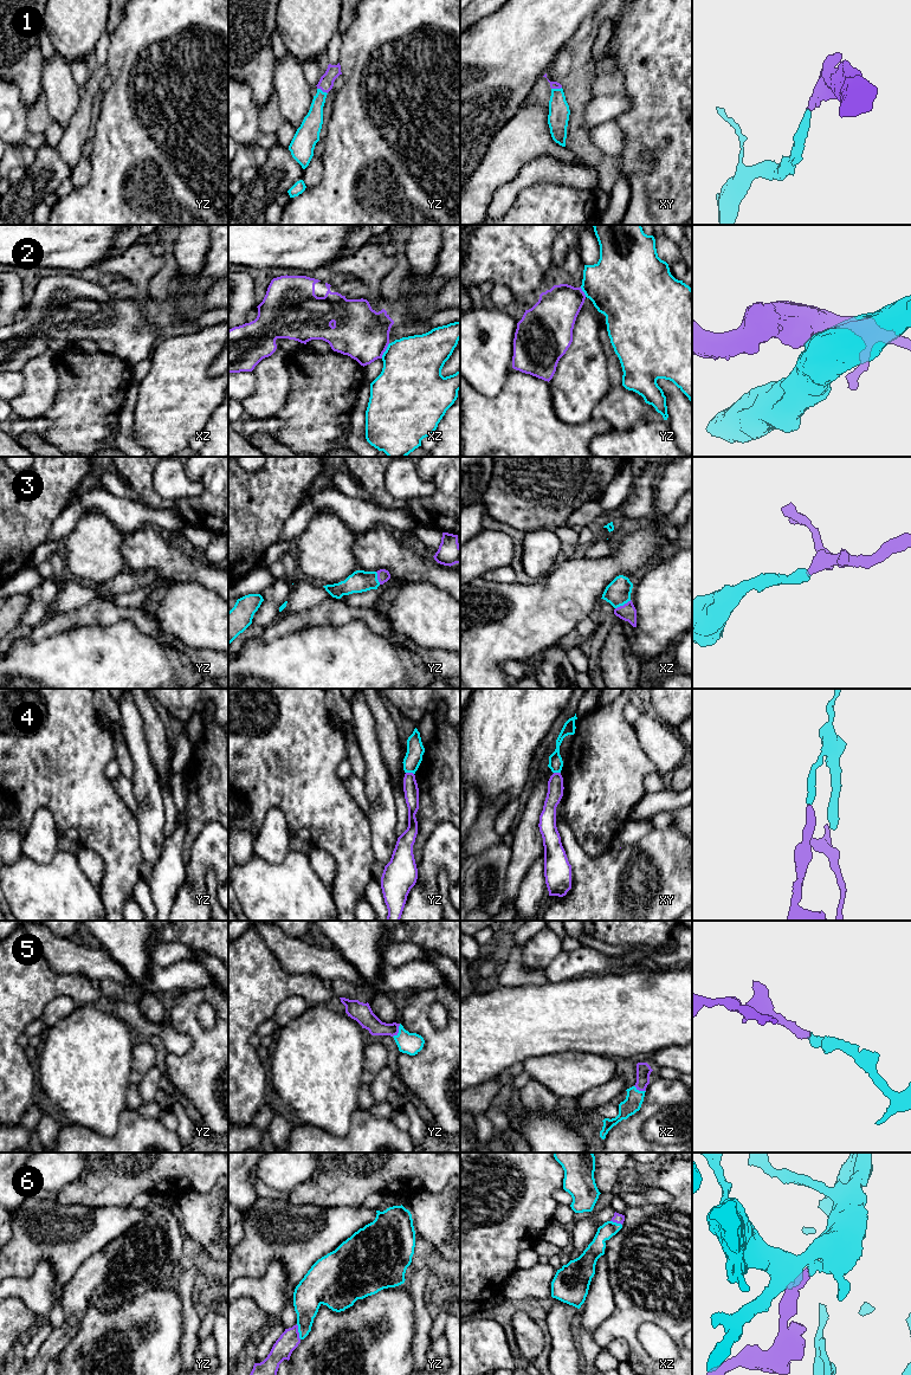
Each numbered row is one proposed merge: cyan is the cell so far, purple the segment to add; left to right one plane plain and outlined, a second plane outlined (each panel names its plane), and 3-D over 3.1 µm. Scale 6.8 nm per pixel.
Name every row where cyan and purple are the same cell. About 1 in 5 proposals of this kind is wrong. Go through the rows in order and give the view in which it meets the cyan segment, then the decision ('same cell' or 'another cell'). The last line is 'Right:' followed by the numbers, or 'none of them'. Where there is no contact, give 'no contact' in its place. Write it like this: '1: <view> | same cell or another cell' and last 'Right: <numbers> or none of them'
1: yz | same cell
2: xz | another cell
3: xz | same cell
4: yz | same cell
5: yz | same cell
6: yz | same cell
Right: 1, 3, 4, 5, 6

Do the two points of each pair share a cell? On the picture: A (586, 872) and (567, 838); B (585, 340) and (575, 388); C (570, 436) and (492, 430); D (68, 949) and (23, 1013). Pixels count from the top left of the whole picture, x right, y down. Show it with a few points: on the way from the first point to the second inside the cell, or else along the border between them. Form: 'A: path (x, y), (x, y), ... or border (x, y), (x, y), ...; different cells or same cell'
A: path (581, 864), (572, 846); same cell
B: path (585, 352), (583, 376); same cell
C: path (551, 436), (534, 436), (528, 430), (511, 430); same cell
D: border (47, 961), (49, 966), (57, 973), (79, 974); different cells

